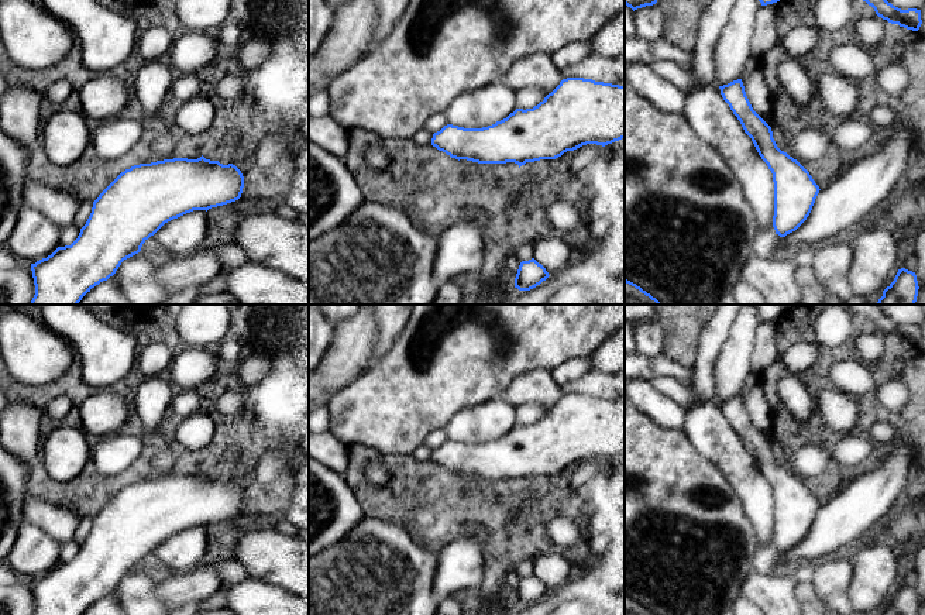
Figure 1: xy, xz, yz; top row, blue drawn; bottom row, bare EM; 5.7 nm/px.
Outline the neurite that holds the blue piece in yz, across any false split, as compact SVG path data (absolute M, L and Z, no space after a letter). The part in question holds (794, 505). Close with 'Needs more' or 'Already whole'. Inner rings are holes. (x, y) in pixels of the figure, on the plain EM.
M742 395L719 402L719 405L773 489L773 543L776 550L785 553L807 536L821 505L797 475L777 463L771 443L753 426Z. Already whole

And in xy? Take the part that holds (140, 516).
M173 474L151 480L134 481L121 488L93 518L92 529L80 544L78 554L65 563L58 563L51 571L31 580L35 611L32 615L82 615L92 604L116 590L121 578L141 567L142 560L165 539L193 526L209 526L235 518L241 513L244 492L233 481L219 477Z. Already whole

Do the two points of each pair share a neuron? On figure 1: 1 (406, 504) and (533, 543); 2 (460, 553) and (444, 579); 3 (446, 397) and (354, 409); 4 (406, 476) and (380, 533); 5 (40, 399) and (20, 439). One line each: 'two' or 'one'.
1: one
2: one
3: one
4: two
5: two

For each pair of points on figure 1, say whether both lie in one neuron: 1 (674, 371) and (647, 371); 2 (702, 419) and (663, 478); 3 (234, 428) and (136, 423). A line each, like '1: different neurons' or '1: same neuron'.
1: same neuron
2: different neurons
3: same neuron

